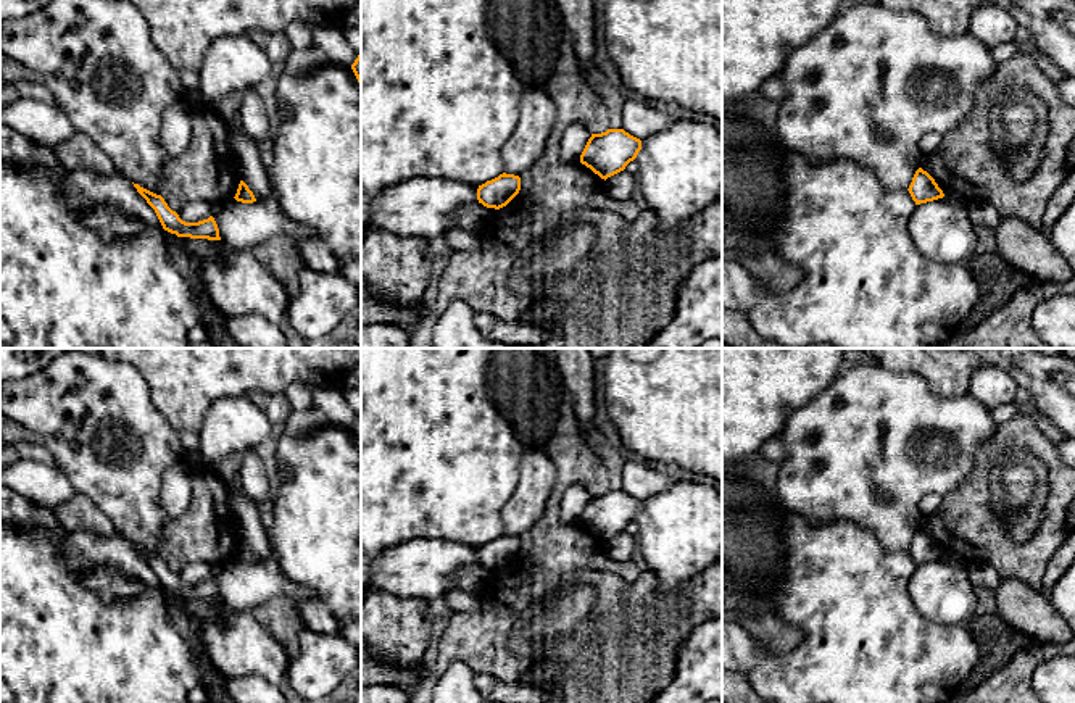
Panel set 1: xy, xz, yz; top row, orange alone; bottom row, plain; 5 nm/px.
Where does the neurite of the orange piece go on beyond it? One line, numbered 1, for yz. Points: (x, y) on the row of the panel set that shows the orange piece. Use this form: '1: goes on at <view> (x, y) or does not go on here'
1: does not go on here

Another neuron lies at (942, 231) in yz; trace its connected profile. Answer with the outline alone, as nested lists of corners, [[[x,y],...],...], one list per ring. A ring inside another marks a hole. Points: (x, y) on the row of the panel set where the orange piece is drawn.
[[[944,197],[920,203],[909,219],[909,235],[920,255],[938,263],[970,263],[975,256],[977,232],[967,205],[954,205]]]

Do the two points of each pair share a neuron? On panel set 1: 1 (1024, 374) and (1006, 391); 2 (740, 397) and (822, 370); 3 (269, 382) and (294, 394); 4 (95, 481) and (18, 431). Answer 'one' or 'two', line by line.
1: two
2: one
3: two
4: two

